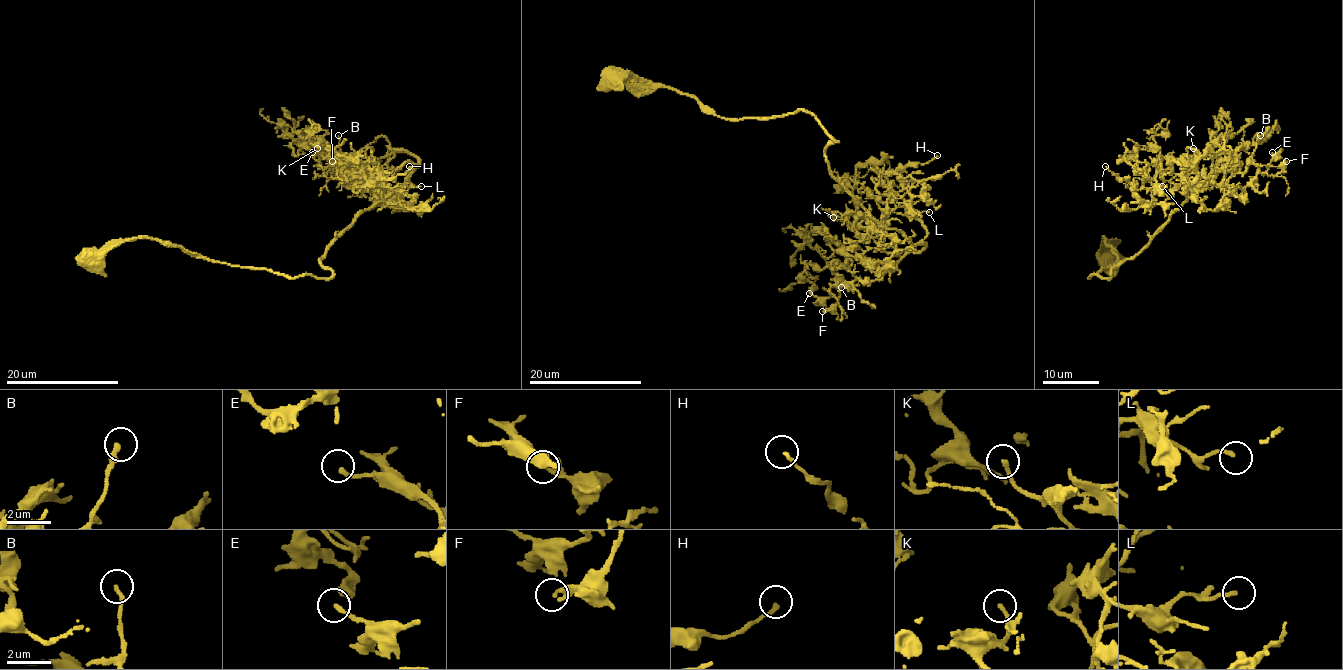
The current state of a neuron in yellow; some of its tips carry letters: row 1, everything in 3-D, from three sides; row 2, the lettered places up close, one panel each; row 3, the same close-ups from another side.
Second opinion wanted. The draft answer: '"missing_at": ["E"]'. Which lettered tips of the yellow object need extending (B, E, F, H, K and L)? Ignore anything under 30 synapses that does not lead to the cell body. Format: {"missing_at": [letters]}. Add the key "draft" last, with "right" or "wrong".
{"missing_at": ["K"], "draft": "wrong"}

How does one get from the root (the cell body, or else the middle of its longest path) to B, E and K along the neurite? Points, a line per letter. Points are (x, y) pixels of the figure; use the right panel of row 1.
B: (1107, 255), (1103, 238), (1117, 262), (1089, 278), (1147, 247), (1225, 135), (1218, 157), (1241, 172), (1260, 135)
E: (1107, 255), (1103, 238), (1117, 262), (1089, 278), (1147, 247), (1225, 135), (1241, 172), (1272, 152)
K: (1107, 255), (1103, 238), (1117, 262), (1089, 278), (1180, 207), (1215, 154), (1188, 147), (1192, 166), (1193, 148)

